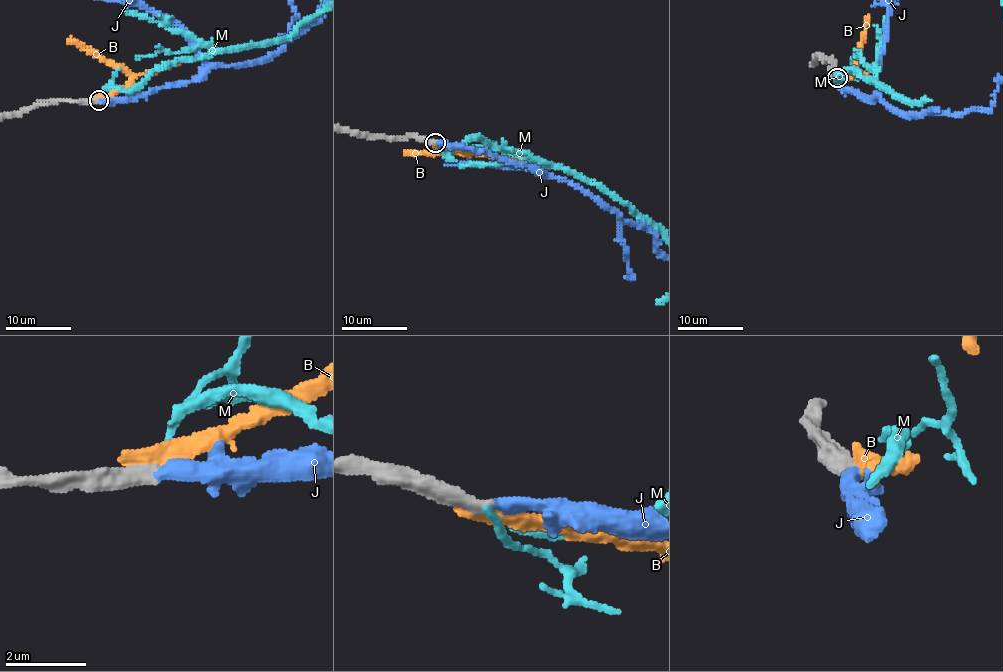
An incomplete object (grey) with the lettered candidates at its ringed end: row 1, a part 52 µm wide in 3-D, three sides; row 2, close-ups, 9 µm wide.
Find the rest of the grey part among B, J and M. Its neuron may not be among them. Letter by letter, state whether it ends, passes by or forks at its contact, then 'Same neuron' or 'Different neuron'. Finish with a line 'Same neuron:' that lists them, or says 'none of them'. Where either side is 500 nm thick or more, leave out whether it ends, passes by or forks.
B: It ends there. Different neuron
J: It ends there. Same neuron
M: It ends there. Different neuron
Same neuron: J

